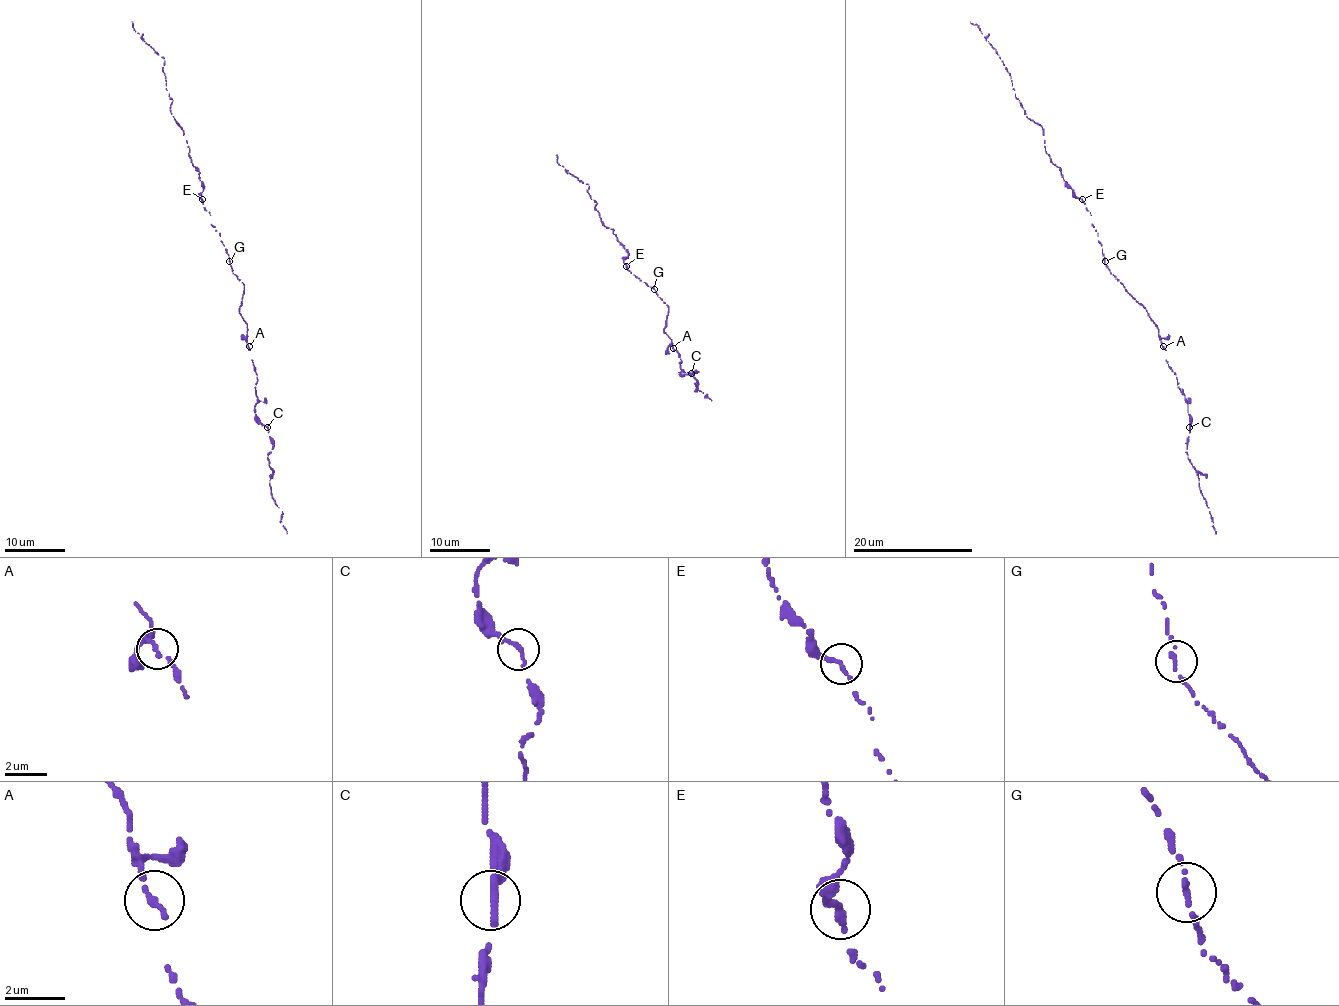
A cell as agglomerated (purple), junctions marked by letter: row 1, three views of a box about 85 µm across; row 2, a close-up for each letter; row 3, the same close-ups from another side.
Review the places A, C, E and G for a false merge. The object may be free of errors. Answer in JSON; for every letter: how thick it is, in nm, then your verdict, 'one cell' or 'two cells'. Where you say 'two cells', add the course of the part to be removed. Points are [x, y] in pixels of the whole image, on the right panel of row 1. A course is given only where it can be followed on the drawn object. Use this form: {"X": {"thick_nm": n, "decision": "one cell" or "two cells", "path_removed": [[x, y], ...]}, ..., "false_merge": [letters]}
{"A": {"thick_nm": 260, "decision": "one cell"}, "C": {"thick_nm": 360, "decision": "one cell"}, "E": {"thick_nm": 300, "decision": "one cell"}, "G": {"thick_nm": 220, "decision": "one cell"}, "false_merge": []}

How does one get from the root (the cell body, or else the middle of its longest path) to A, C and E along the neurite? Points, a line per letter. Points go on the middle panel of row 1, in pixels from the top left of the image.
A: (654, 289), (669, 307), (664, 333), (672, 340), (673, 348)
C: (654, 289), (669, 307), (664, 333), (682, 361), (679, 361), (679, 372), (682, 375), (691, 373)
E: (654, 289), (627, 267)

